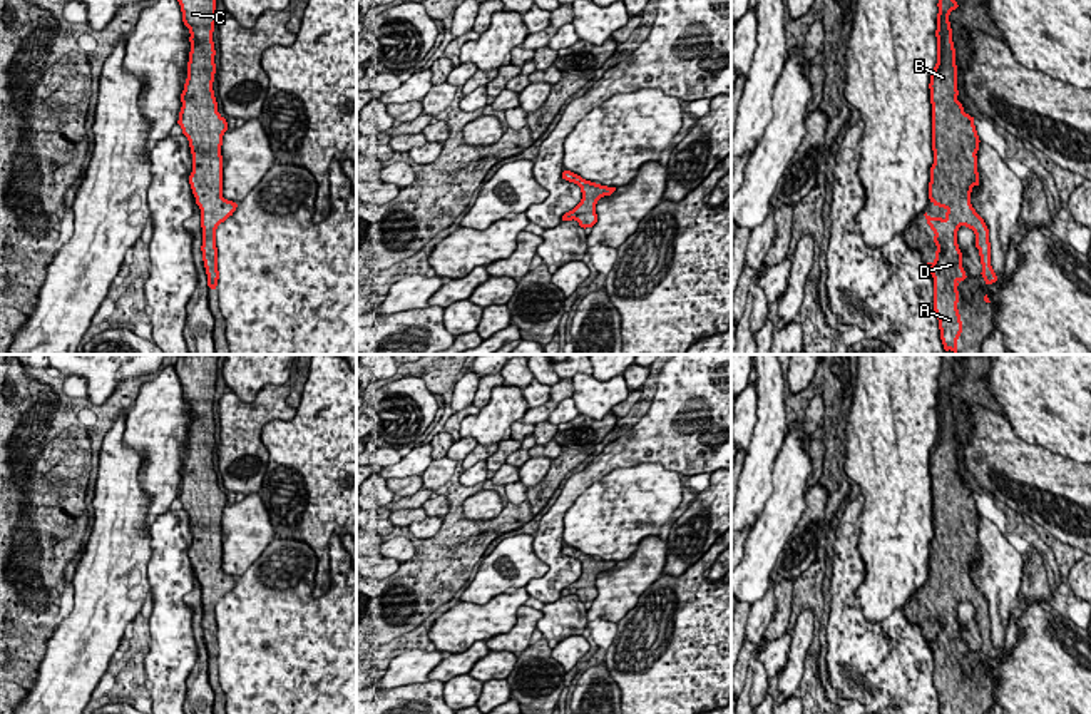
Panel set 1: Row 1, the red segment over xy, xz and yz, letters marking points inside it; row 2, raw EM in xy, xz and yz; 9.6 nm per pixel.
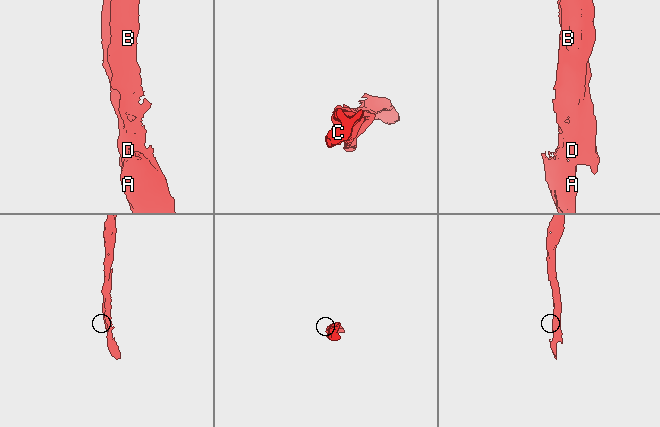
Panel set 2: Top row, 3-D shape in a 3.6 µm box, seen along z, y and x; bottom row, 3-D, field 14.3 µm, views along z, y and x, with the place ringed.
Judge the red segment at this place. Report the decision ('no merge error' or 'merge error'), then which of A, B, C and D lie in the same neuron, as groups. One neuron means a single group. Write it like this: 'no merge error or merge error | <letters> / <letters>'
no merge error | A B C D

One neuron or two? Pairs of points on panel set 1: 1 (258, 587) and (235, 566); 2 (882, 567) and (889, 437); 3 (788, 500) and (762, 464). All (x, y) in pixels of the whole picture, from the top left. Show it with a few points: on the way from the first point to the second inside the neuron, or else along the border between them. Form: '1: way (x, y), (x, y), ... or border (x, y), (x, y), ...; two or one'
1: border (268, 544), (236, 577); two
2: way (889, 535), (889, 469); one
3: border (783, 440), (773, 465), (772, 494), (758, 514); two

